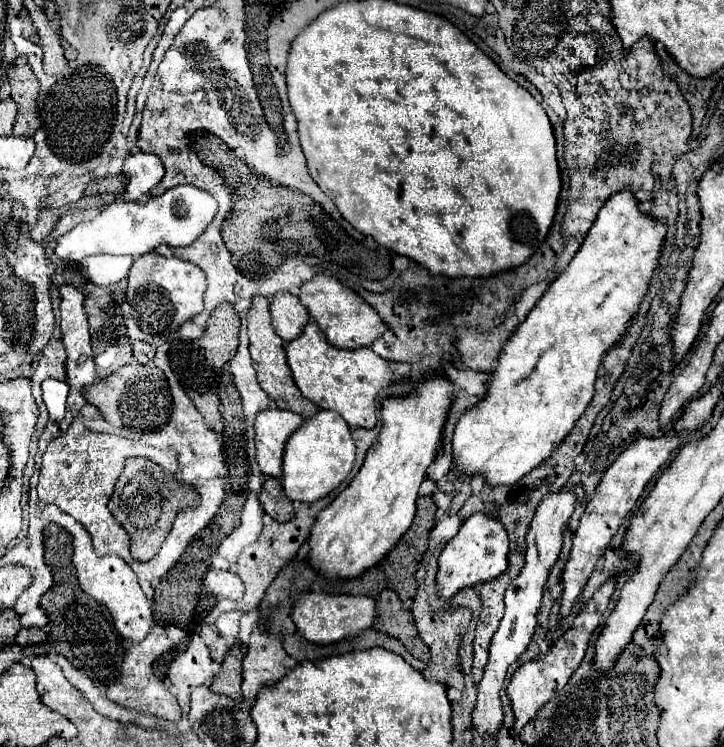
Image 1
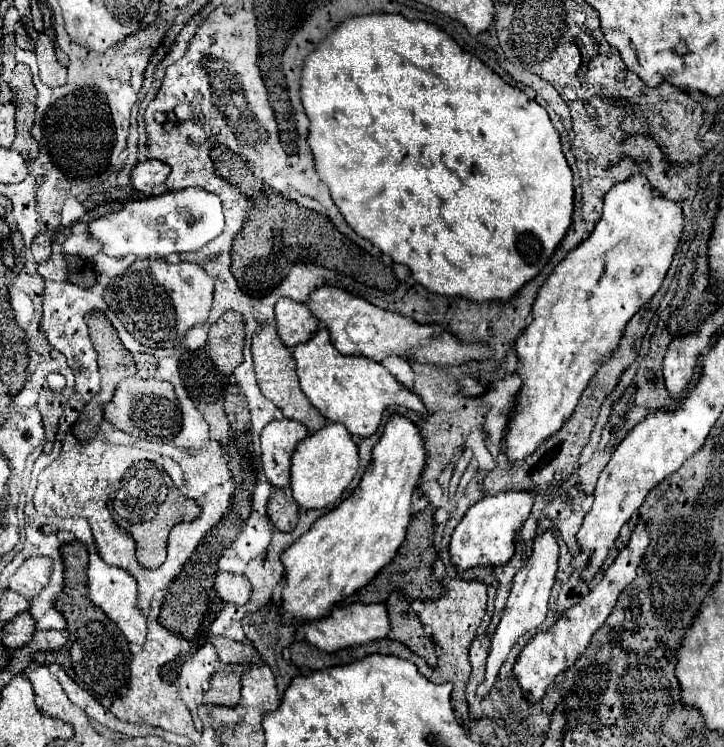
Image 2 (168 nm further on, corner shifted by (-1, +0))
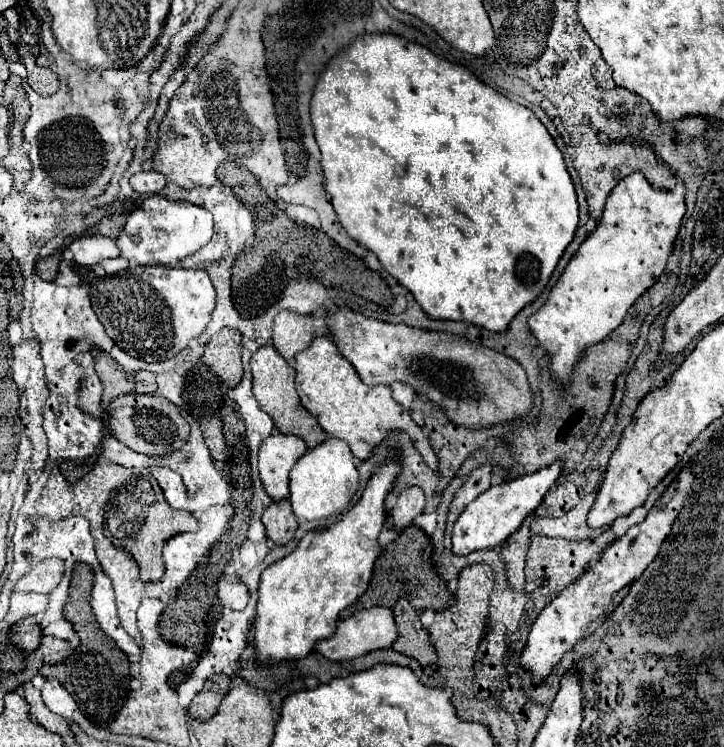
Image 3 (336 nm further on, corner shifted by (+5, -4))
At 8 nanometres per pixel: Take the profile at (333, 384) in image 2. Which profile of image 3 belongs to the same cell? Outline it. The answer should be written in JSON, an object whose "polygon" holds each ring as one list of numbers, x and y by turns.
{"polygon":[[316,337,308,349,300,351,294,357,294,371,296,391,300,395,302,407,318,419,320,427,328,435,344,439,358,459,366,459,390,429,402,429,412,437,414,447,420,451,426,465,436,471,436,455,432,445,418,423,410,417,410,411,394,401,392,389,388,385,364,385,352,363,348,363,338,353,330,337]]}

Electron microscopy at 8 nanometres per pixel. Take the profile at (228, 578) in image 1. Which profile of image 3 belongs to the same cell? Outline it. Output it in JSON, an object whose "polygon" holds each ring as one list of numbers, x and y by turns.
{"polygon":[[222,575,216,583,218,599,224,607,230,609,244,609,248,603,248,589,246,585,234,575]]}

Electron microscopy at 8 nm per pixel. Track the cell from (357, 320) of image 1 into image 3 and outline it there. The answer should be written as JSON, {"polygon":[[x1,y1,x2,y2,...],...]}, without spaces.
{"polygon":[[338,307,334,313,326,315,326,325,342,357,346,357,358,371,360,379,366,385,390,385,392,381,402,381,412,385,422,397,446,409,446,415,454,423,466,425,470,429,490,427,500,421,510,421,524,415,532,407,532,393,528,389,528,379,524,369,510,357,488,349,480,343,472,343,466,337,450,335,444,331,424,331,414,329,404,323,384,323,362,313,352,311,350,307]]}

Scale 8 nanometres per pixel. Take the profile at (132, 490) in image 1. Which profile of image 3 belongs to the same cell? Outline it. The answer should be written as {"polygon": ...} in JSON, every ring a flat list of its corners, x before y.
{"polygon":[[140,473,130,477,126,483,116,487,106,503,106,535,108,539,120,547,126,549,140,567,140,579,142,581,158,581,164,573,162,563,162,545,182,533,182,531,196,531,198,521,188,511,176,511,168,505,164,499,164,493,150,473]]}

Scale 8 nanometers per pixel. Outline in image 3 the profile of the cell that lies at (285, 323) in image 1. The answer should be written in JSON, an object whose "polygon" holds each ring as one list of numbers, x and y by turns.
{"polygon":[[280,311,274,317,272,345,286,361,292,361,294,355,306,349,318,335,328,335,324,317,300,315,294,311]]}

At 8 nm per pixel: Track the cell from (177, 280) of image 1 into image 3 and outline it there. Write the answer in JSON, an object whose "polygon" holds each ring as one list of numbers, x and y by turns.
{"polygon":[[138,265,134,269,120,271,116,275,96,277,90,283,90,299,92,309,98,315,98,321,104,325,106,333,130,355,176,355,180,349,188,345,190,339,198,337,214,309,214,287,210,277,202,269,174,269,174,267,160,267,160,265]]}

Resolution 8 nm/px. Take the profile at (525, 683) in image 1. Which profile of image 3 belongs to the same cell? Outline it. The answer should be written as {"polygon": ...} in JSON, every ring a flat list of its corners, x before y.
{"polygon":[[682,469,678,477,668,485,664,495,648,511,646,519,630,527,624,537,606,547,600,553,600,559,594,565,590,565,576,583,566,587,550,605,544,607,544,611,532,625,532,631,520,657,520,665,526,671,530,671,534,685,540,683,552,671,552,667,560,661,560,657,566,651,570,651,580,639,592,635,606,621,610,611,616,609,616,605,628,593,630,583,636,581,644,573,644,569,654,561,664,537,670,533,672,523,682,509,692,479,694,475,688,469]]}

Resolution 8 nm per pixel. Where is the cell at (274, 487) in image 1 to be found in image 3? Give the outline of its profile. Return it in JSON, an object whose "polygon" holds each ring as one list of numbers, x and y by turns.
{"polygon":[[288,499,272,501,262,513,262,523,266,527,266,537,280,545,288,543,298,529,298,521,292,513]]}

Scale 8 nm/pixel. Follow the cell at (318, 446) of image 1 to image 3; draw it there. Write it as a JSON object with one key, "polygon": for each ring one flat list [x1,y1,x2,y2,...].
{"polygon":[[326,439,324,443,316,445,316,449,308,449,300,461,292,467,290,473,290,503,292,511,298,519,316,521,340,513,352,499,358,489,358,471,356,459,350,447,342,439]]}

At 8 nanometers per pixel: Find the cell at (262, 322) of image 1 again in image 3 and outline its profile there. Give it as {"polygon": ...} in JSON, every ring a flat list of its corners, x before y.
{"polygon":[[262,345,252,355,250,369,252,369,252,377,254,377,254,397,260,403,260,407,274,419,276,427,282,433,302,437,310,449,316,447,320,441,328,439,328,435,318,425,318,421,300,405,300,397,294,389,294,369,286,363,284,357,280,357,280,353,272,345]]}

